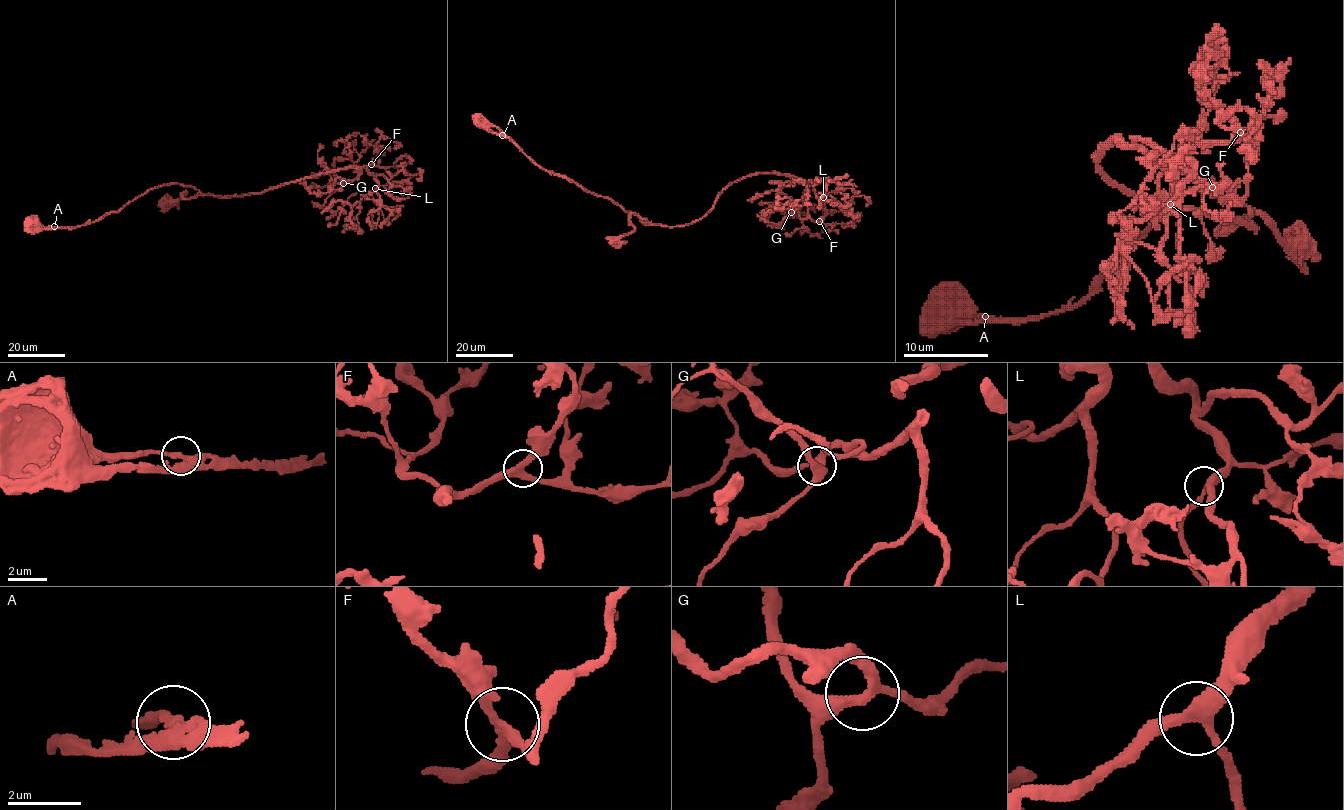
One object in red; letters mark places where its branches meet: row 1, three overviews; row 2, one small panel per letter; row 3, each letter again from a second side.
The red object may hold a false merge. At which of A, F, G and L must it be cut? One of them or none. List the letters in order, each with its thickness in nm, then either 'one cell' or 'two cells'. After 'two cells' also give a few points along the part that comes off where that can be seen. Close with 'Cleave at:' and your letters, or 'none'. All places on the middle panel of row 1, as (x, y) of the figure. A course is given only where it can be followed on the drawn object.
A: calibre 240 nm; one cell
F: calibre 320 nm; one cell
G: calibre 280 nm; one cell
L: calibre 320 nm; one cell
Cleave at: none

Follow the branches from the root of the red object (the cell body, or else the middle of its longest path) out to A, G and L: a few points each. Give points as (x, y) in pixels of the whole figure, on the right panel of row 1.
A: (948, 320), (964, 322), (986, 316)
G: (948, 320), (1079, 303), (1185, 191), (1237, 200), (1254, 227), (1142, 202), (1098, 168), (1113, 142), (1212, 187)
L: (948, 320), (1079, 303), (1185, 191), (1254, 227), (1142, 202), (1102, 153), (1185, 159), (1170, 204)

